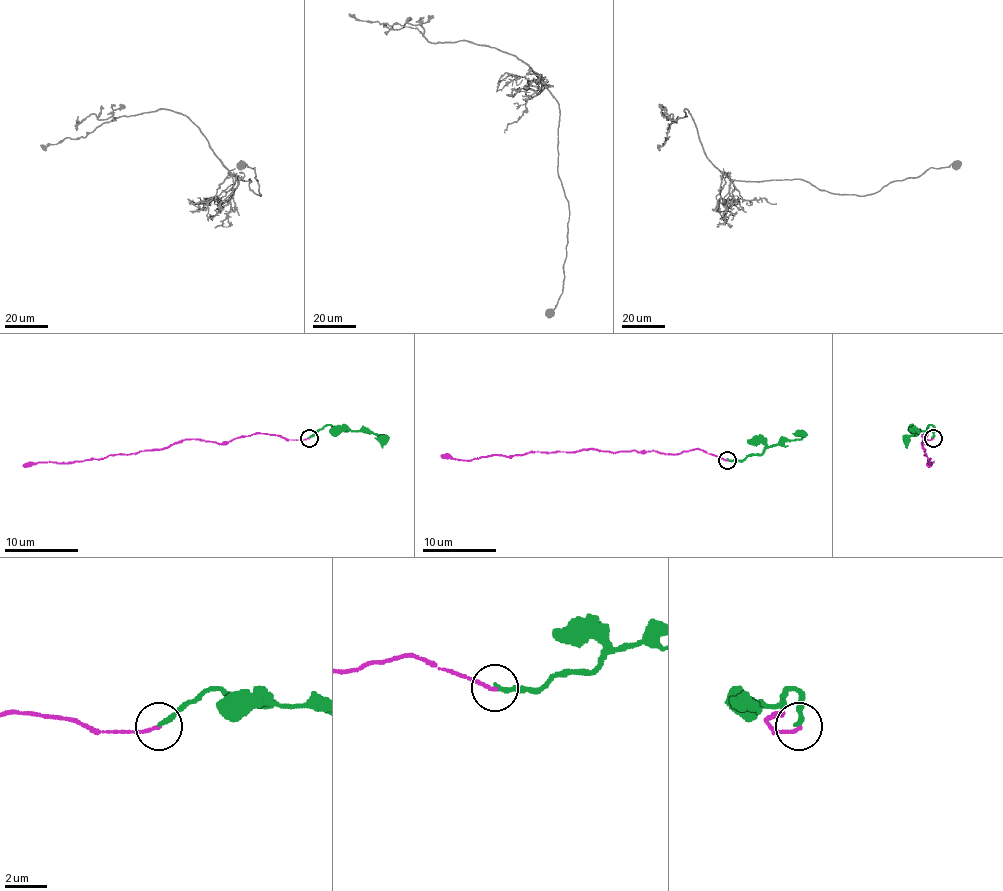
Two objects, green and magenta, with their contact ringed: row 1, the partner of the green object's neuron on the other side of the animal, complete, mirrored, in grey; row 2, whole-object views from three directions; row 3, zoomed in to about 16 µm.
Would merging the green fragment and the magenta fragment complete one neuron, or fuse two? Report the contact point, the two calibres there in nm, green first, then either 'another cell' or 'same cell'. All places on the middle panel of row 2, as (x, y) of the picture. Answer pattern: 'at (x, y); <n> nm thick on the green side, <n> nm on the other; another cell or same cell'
at (727, 460); 240 nm thick on the green side, 150 nm on the other; another cell

